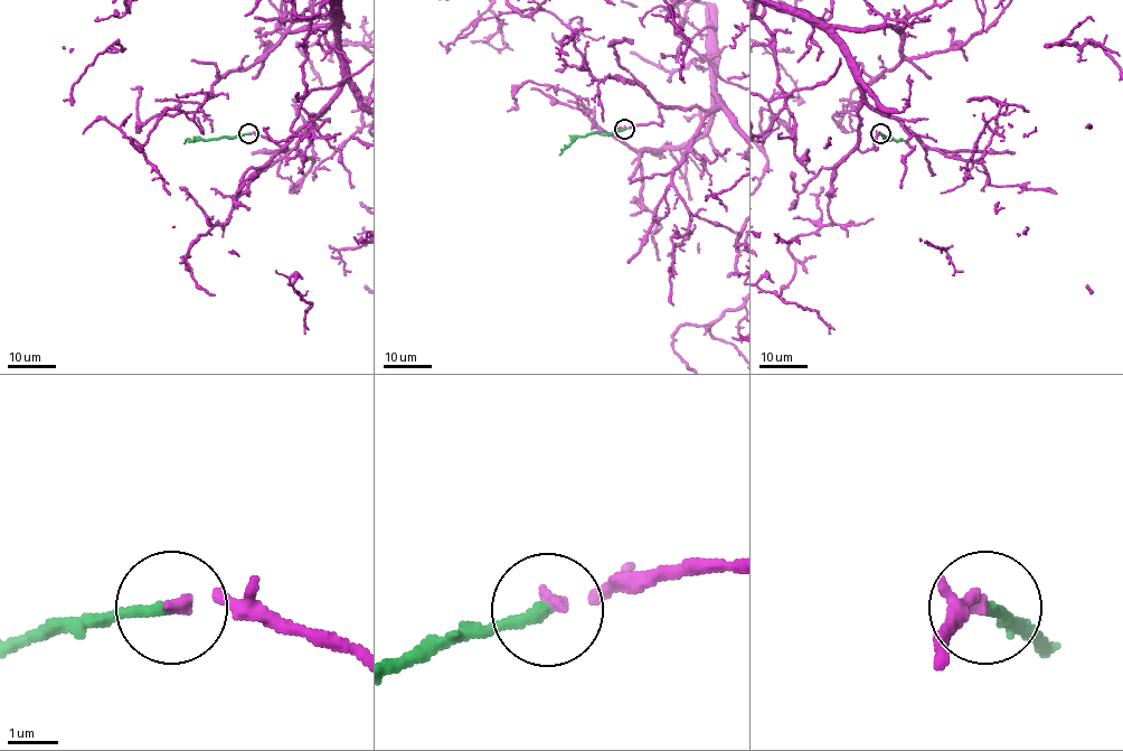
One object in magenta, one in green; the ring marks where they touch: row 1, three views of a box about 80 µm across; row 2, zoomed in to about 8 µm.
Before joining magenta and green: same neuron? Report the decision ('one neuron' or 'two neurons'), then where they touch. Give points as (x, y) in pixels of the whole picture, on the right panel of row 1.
one neuron; at (880, 133)

